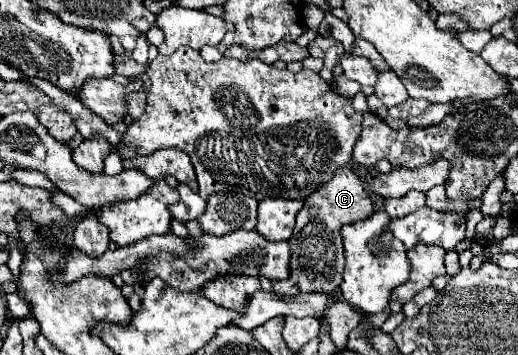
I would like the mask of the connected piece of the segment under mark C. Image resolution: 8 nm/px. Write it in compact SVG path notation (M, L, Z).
M341 168L341 172L337 172L337 176L333 176L329 184L323 184L321 188L317 188L317 192L309 194L305 206L299 210L297 224L289 240L291 250L297 250L297 258L293 258L291 262L293 266L289 278L273 282L273 292L289 296L299 292L339 294L345 268L341 226L365 220L371 214L373 214L373 202L365 192L361 180L349 168Z

